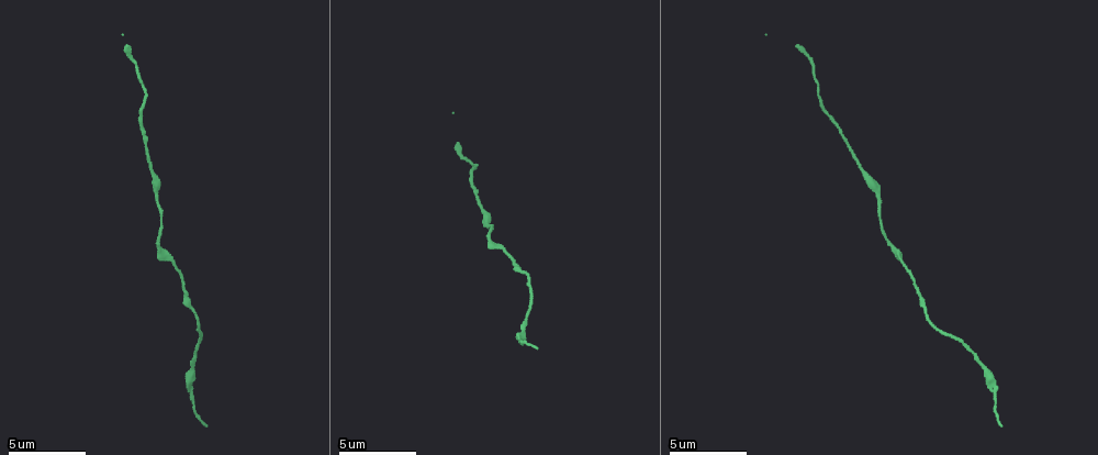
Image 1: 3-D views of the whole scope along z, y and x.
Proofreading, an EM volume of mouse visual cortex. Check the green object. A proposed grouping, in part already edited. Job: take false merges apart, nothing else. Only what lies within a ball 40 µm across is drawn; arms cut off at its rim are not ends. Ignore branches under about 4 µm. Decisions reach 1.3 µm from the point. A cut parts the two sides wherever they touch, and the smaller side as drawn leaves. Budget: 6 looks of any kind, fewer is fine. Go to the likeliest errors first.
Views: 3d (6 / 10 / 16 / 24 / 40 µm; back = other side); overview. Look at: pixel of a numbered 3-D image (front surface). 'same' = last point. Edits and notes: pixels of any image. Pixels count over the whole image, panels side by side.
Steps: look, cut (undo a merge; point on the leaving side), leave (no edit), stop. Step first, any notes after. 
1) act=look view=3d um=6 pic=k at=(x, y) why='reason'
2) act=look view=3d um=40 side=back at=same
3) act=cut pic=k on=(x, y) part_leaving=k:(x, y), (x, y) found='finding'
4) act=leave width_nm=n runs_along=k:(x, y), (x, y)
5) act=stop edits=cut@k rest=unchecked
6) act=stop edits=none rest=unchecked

act=look view=3d um=6 pic=1 at=(978, 357) why='calibre changes'

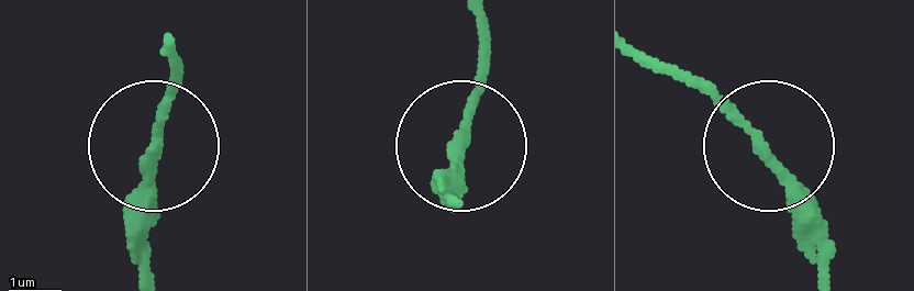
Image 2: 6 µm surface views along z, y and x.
act=leave runs_along=2:(479, 17), (483, 81), (458, 147), (458, 209) found='one neuron here'

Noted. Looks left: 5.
act=look view=3d um=16 pic=1 at=(194, 315) why='calibre changes'

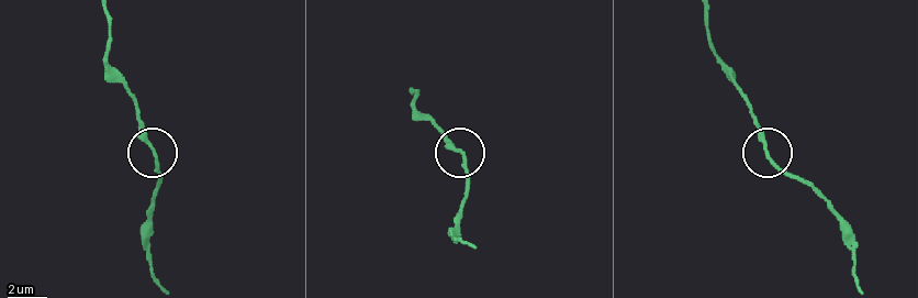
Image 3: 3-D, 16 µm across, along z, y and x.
act=look view=3d um=6 pic=3 at=(766, 151)

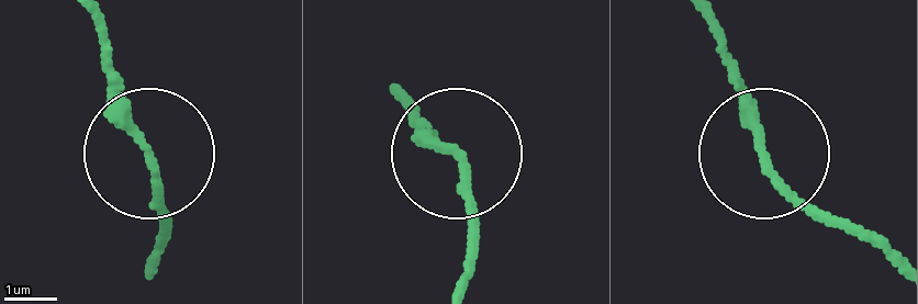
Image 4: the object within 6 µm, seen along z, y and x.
act=leave width_nm=160 found='all the same neuron'

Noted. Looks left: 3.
act=look view=3d um=10 pic=1 at=(488, 235)

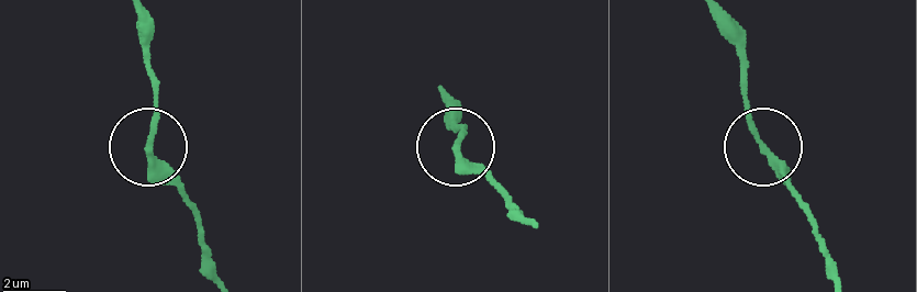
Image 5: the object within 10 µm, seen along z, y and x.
act=leave side_arm_um=17 runs_along=5:(149, 134), (153, 163), (187, 199) found='all the same neuron'

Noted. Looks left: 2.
act=stop edits=none rest=unchecked

